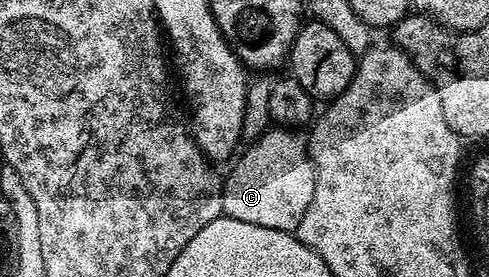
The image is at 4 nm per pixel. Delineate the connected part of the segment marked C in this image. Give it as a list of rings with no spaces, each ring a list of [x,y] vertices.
[[[269,128],[258,141],[251,143],[247,149],[244,155],[241,153],[235,159],[236,167],[224,178],[223,217],[246,220],[246,224],[258,224],[262,228],[294,232],[302,216],[306,216],[306,208],[310,208],[310,200],[314,200],[316,170],[308,154],[305,135],[292,128]]]

